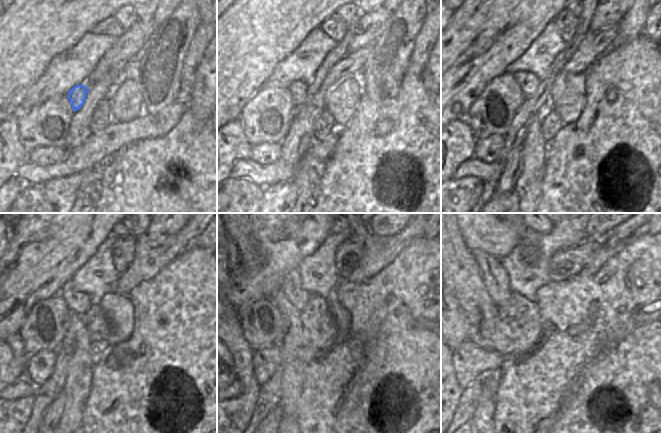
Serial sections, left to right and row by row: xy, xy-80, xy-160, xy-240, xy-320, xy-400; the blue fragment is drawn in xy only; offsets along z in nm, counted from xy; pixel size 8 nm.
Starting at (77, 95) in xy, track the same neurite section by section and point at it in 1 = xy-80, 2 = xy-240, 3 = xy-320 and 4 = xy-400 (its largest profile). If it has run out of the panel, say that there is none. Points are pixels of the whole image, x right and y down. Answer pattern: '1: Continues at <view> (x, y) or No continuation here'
1: Continues at xy-80 (299, 89)
2: Continues at xy-240 (77, 302)
3: Continues at xy-320 (292, 297)
4: Continues at xy-400 (495, 277).

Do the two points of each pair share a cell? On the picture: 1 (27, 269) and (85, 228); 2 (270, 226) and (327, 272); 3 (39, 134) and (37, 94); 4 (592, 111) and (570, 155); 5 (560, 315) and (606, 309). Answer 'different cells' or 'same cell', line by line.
1: same cell
2: different cells
3: different cells
4: same cell
5: same cell

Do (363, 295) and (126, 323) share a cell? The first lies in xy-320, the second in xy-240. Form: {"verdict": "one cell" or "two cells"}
{"verdict": "two cells"}

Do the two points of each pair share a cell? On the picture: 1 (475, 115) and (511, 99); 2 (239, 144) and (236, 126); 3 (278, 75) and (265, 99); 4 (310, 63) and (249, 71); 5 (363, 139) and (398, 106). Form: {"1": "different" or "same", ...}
{"1": "same", "2": "same", "3": "different", "4": "different", "5": "same"}

